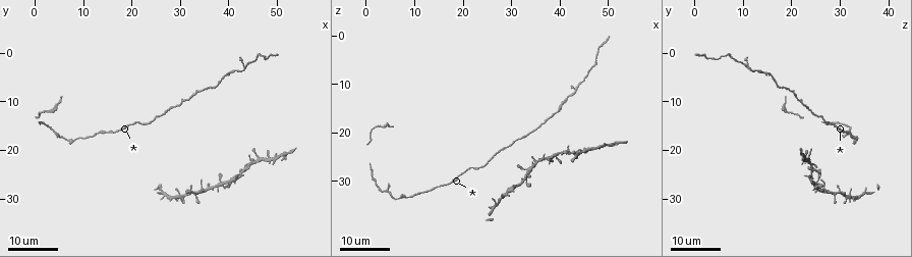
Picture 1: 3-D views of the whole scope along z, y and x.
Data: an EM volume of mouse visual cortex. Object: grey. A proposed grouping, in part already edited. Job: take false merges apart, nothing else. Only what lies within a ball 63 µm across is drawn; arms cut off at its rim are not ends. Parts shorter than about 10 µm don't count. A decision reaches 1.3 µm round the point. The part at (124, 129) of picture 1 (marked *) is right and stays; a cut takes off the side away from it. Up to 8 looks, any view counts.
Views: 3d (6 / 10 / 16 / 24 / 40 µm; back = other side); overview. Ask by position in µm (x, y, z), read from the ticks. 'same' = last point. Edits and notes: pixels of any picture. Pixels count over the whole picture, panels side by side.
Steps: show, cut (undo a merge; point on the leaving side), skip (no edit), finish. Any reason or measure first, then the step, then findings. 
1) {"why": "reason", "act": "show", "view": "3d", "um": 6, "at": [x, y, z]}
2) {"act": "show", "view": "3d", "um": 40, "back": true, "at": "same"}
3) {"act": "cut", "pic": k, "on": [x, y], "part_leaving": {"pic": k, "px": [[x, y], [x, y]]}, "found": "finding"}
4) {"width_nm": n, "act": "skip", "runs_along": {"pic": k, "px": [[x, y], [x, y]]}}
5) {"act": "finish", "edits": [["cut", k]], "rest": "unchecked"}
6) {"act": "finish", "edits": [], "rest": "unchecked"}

{"act": "show", "view": "3d", "um": 16, "at": [13.0, 16.0, 31.5]}

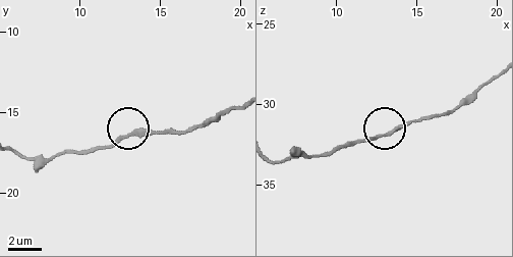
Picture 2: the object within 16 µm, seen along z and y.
{"act": "show", "view": "3d", "um": 10, "at": [13.0, 16.5, 32.0]}

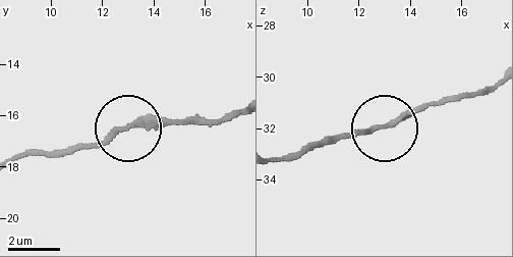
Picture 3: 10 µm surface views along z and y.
{"act": "skip", "runs_along": {"pic": 3, "px": [[237, 114], [139, 118], [100, 143], [69, 149]]}, "found": "continuous, no second neuron"}

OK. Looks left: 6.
{"why": "thick turns thin", "act": "show", "view": "3d", "um": 16, "at": [29.0, 11.0, 23.5]}

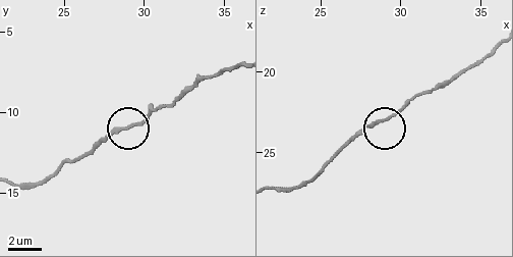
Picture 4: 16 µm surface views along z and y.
{"act": "show", "view": "3d", "um": 6, "at": [28.9, 10.9, 22.9]}

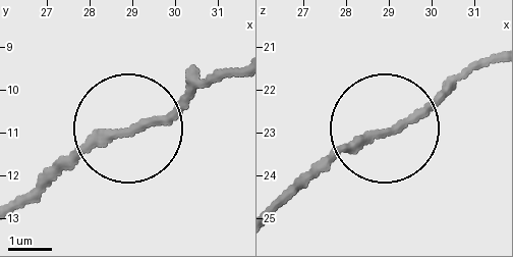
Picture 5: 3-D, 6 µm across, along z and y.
{"why": "from behind", "act": "show", "view": "3d", "um": 6, "back": true, "at": [28.75, 11.00, 23.05]}

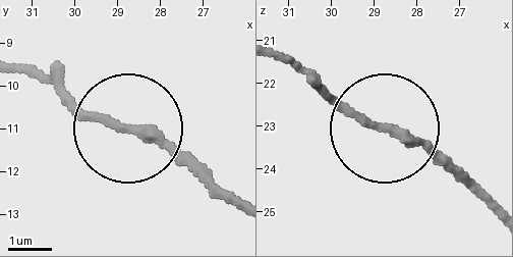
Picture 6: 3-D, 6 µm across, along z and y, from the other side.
{"act": "skip", "runs_along": {"pic": 6, "px": [[492, 204], [415, 142], [349, 116], [298, 65]]}, "found": "one neuron here"}

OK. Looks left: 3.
{"why": "sudden change in width", "act": "show", "view": "3d", "um": 24, "at": [32.5, 9.0, 20.5]}

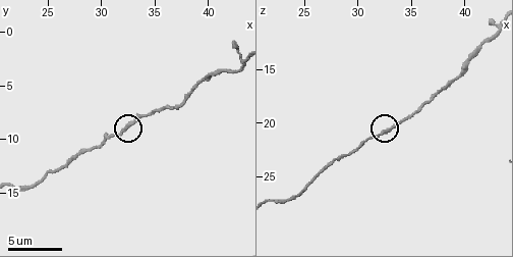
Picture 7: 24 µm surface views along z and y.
{"act": "show", "view": "3d", "um": 6, "at": [32.2, 9.0, 21.2]}

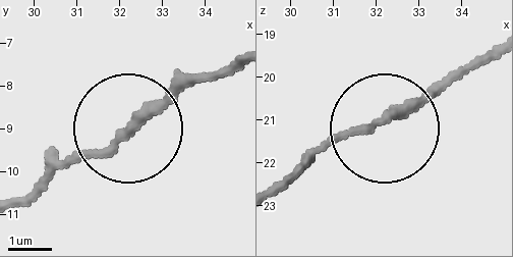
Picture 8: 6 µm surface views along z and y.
{"act": "skip", "runs_along": {"pic": 8, "px": [[283, 189], [454, 79]]}, "found": "one neuron here"}

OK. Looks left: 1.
{"act": "finish", "edits": [], "rest": "unchecked"}

